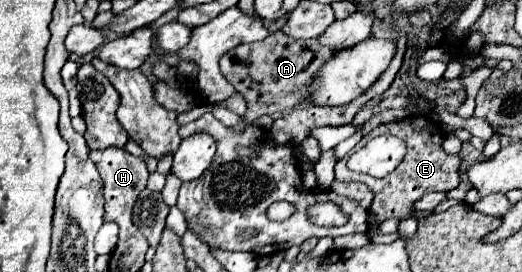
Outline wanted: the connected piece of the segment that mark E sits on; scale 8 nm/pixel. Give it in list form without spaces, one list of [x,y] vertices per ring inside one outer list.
[[[411,115],[405,117],[401,121],[391,121],[387,125],[379,125],[377,127],[379,135],[395,135],[399,139],[407,141],[407,155],[401,161],[401,165],[397,167],[397,171],[393,171],[391,175],[383,177],[383,179],[375,179],[363,173],[353,173],[347,169],[347,157],[339,159],[335,165],[335,179],[339,181],[361,181],[367,183],[367,187],[375,193],[373,205],[371,205],[371,213],[377,215],[379,223],[383,223],[385,219],[397,217],[397,219],[407,219],[409,213],[413,211],[413,203],[417,199],[421,199],[423,195],[431,193],[431,191],[451,191],[459,185],[459,165],[461,165],[461,155],[449,155],[443,151],[441,143],[445,137],[445,131],[441,129],[441,125],[425,115]]]

